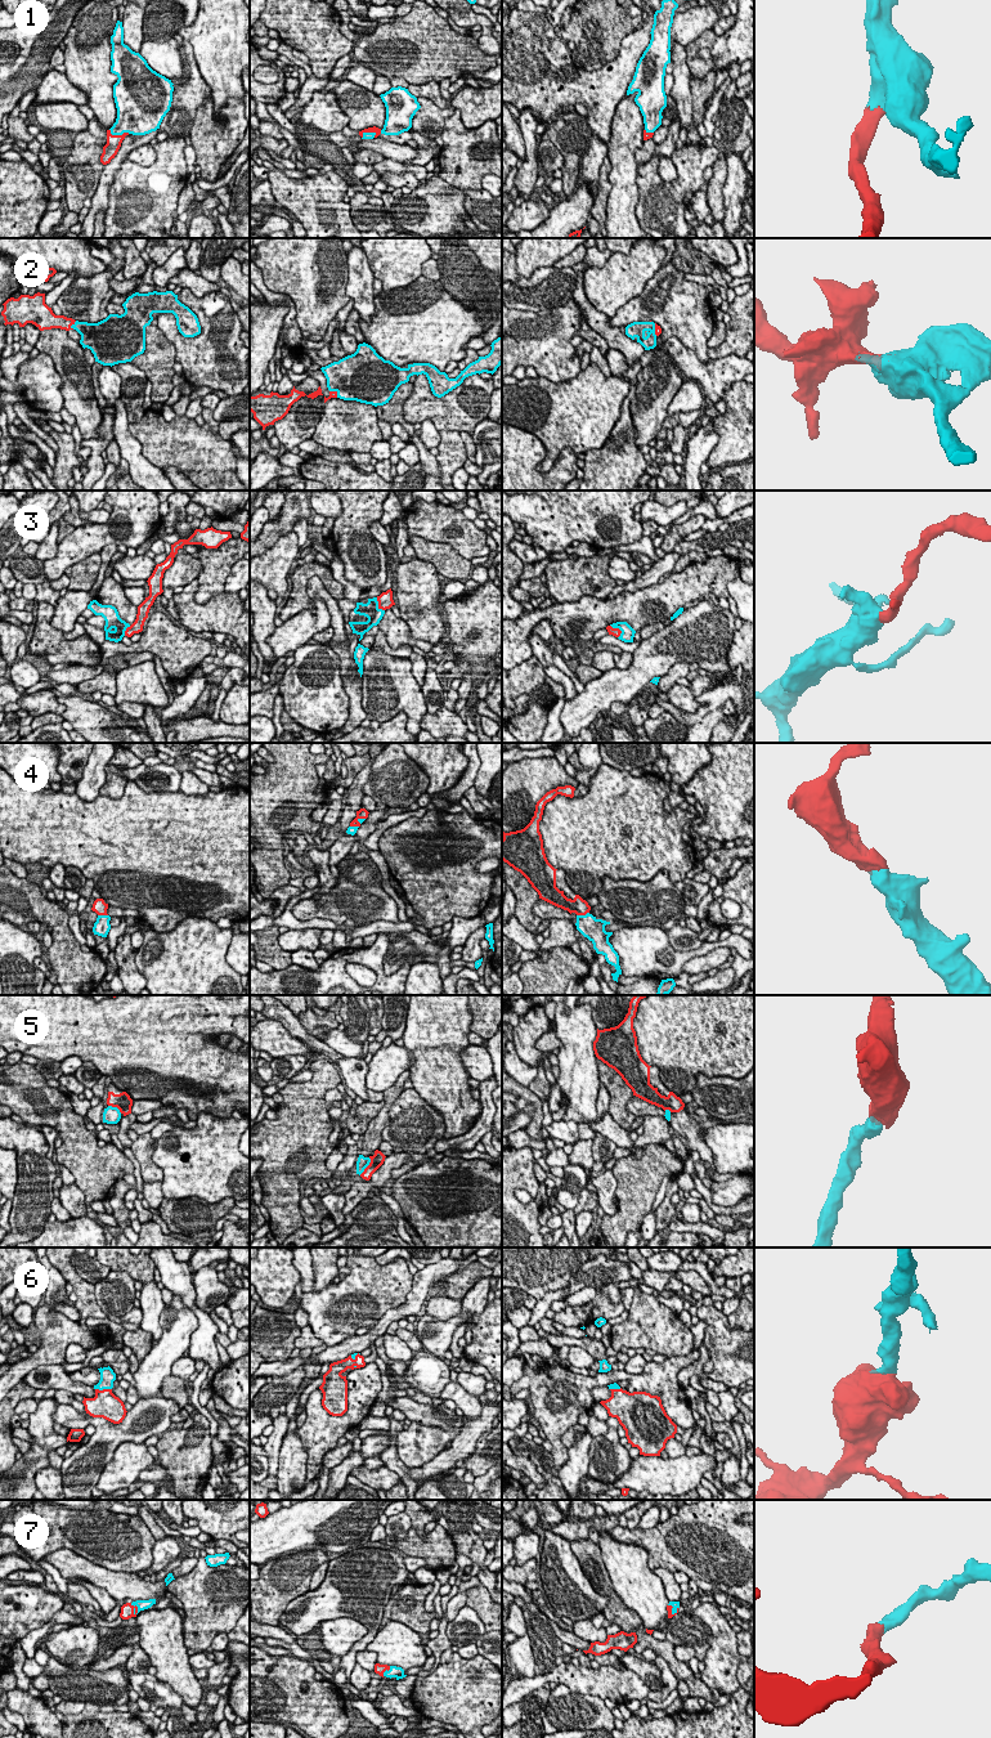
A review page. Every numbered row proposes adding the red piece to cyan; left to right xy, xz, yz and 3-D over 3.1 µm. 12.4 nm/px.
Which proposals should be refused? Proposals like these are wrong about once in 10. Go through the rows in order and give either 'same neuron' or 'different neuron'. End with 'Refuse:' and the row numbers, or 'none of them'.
1: same neuron
2: same neuron
3: same neuron
4: same neuron
5: different neuron
6: same neuron
7: same neuron
Refuse: 5

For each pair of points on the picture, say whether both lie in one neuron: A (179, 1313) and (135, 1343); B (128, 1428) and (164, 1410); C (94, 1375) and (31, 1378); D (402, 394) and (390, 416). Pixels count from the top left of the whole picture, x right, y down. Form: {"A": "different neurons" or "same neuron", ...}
{"A": "different neurons", "B": "same neuron", "C": "different neurons", "D": "same neuron"}

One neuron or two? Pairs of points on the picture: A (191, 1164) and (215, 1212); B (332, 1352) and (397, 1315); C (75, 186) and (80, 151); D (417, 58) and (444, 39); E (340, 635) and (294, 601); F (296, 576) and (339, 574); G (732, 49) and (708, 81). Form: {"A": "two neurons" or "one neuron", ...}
{"A": "two neurons", "B": "one neuron", "C": "one neuron", "D": "one neuron", "E": "two neurons", "F": "two neurons", "G": "two neurons"}

